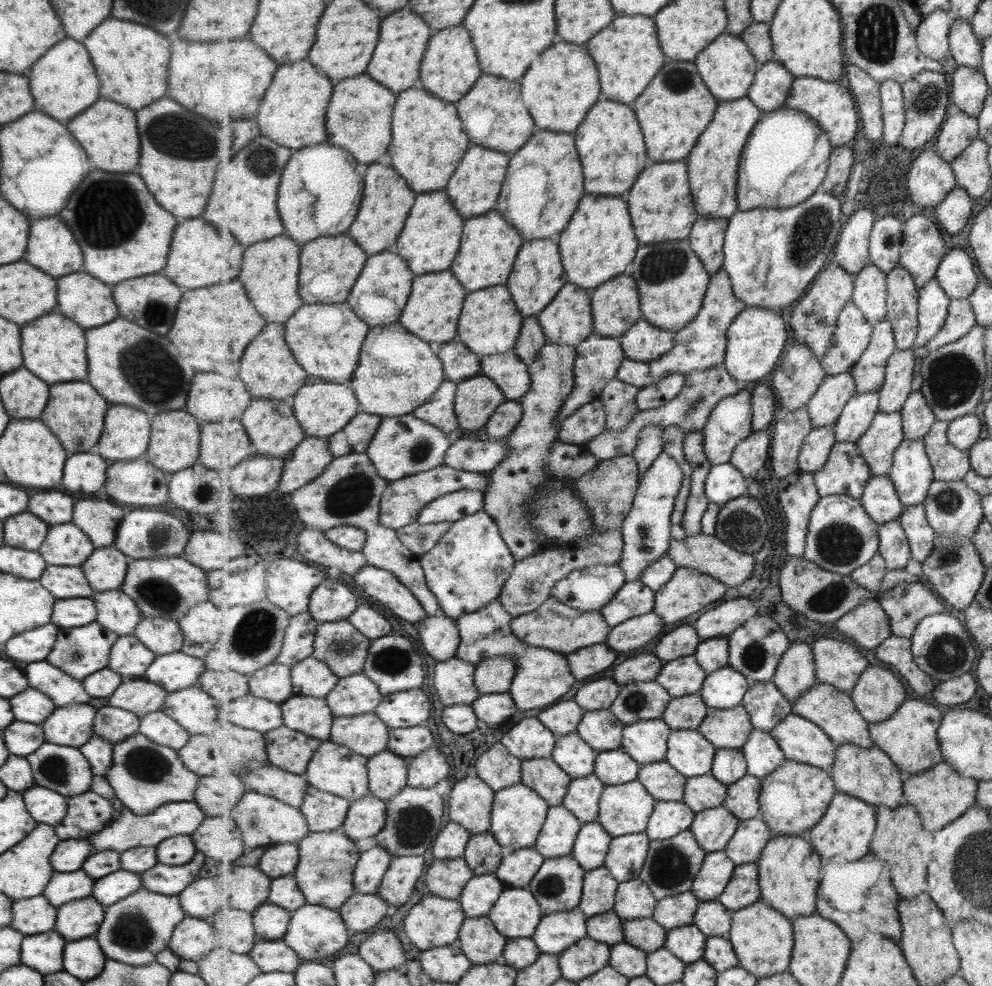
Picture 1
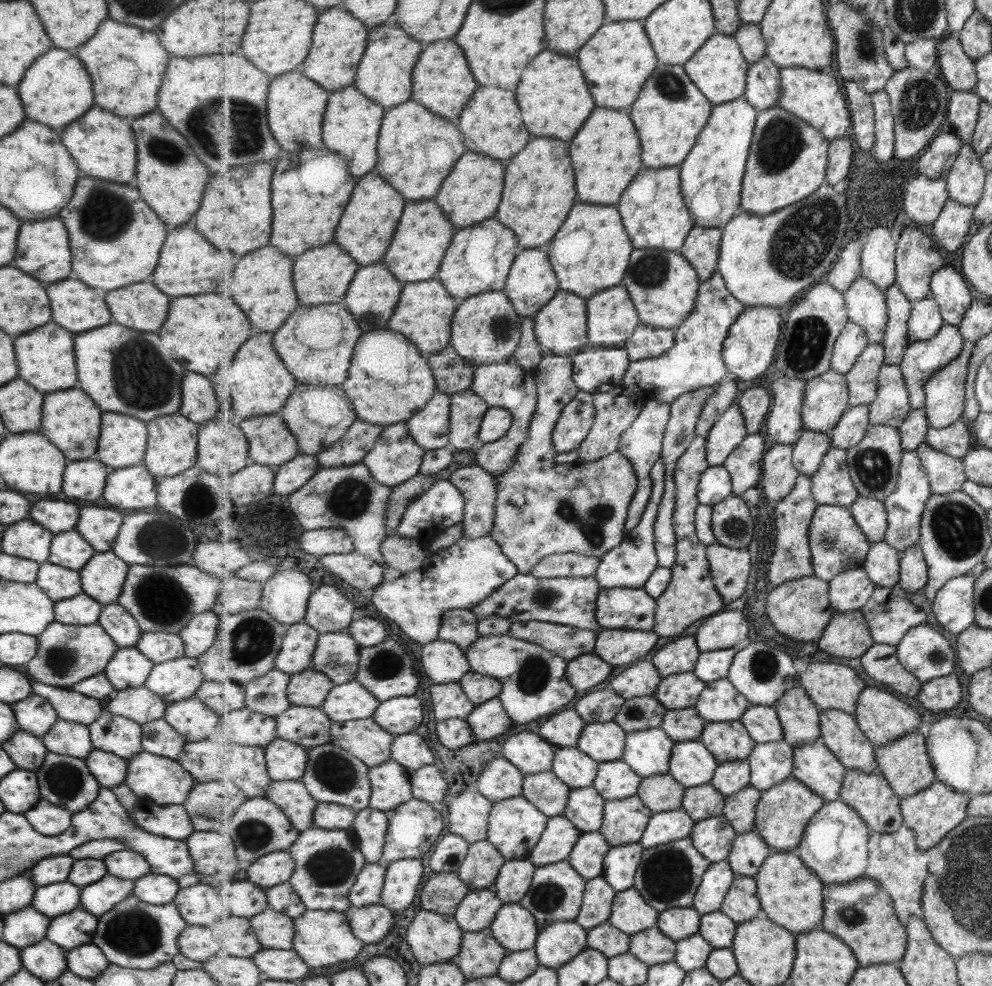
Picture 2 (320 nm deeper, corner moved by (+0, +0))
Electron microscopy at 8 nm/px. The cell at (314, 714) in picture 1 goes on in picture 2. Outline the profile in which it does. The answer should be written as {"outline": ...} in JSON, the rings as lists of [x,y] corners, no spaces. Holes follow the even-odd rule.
{"outline":[[[292,705],[276,719],[278,738],[291,740],[308,748],[332,742],[333,721],[321,707]]]}

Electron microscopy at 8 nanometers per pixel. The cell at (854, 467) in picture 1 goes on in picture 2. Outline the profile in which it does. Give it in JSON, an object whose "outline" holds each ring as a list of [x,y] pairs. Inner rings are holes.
{"outline":[[[832,446],[813,481],[814,499],[819,505],[850,507],[860,497],[851,478],[847,450]]]}

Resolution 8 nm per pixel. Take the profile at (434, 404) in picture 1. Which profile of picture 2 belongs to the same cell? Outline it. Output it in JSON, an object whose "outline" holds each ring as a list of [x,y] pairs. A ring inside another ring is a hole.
{"outline":[[[438,390],[425,408],[406,421],[415,442],[427,451],[451,447],[451,401],[452,395]]]}

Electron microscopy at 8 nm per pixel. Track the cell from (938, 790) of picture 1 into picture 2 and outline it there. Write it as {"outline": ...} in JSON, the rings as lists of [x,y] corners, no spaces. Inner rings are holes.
{"outline":[[[936,780],[929,788],[902,798],[904,824],[916,833],[918,848],[929,850],[937,846],[951,831],[955,831],[969,817],[972,793],[957,792],[950,785]]]}

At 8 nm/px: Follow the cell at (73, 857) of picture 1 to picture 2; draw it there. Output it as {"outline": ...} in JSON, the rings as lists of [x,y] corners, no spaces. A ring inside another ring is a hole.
{"outline":[[[68,854],[42,858],[30,868],[30,881],[36,887],[65,881],[73,861]]]}

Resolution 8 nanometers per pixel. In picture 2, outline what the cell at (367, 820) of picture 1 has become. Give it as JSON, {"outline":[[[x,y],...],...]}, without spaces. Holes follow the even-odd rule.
{"outline":[[[370,806],[365,810],[358,811],[357,818],[354,822],[354,827],[351,831],[358,839],[359,848],[366,856],[366,862],[379,863],[384,855],[384,847],[386,846],[387,832],[390,829],[389,814],[386,811],[381,811]]]}

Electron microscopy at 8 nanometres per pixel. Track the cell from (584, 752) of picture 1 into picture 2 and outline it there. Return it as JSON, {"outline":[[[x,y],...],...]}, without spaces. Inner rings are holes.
{"outline":[[[557,747],[552,771],[574,790],[593,786],[598,766],[594,757],[578,747]]]}

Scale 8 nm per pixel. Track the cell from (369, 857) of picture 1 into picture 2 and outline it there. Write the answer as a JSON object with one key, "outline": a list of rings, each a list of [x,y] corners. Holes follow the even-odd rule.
{"outline":[[[367,862],[350,892],[352,906],[381,903],[388,867]]]}

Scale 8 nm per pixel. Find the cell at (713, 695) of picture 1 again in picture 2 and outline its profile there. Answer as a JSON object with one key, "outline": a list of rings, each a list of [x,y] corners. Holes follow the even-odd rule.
{"outline":[[[725,678],[707,684],[695,708],[708,722],[727,722],[740,721],[750,705],[750,700]]]}

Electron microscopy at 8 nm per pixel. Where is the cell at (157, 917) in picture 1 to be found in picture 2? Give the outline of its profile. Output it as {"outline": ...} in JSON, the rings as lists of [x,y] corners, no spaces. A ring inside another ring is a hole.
{"outline":[[[131,894],[109,912],[97,917],[91,943],[99,948],[111,965],[149,970],[161,963],[172,962],[172,958],[178,953],[178,936],[186,926],[172,902],[153,906],[141,902]]]}

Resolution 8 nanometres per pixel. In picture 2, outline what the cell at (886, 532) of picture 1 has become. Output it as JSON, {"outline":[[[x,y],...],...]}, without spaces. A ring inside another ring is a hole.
{"outline":[[[886,540],[873,543],[863,569],[878,587],[894,588],[901,580],[901,558]]]}

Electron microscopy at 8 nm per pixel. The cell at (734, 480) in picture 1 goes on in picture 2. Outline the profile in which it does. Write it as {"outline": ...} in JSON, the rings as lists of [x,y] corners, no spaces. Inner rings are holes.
{"outline":[[[709,466],[701,475],[698,501],[704,505],[716,505],[734,494],[731,473],[721,466]]]}

